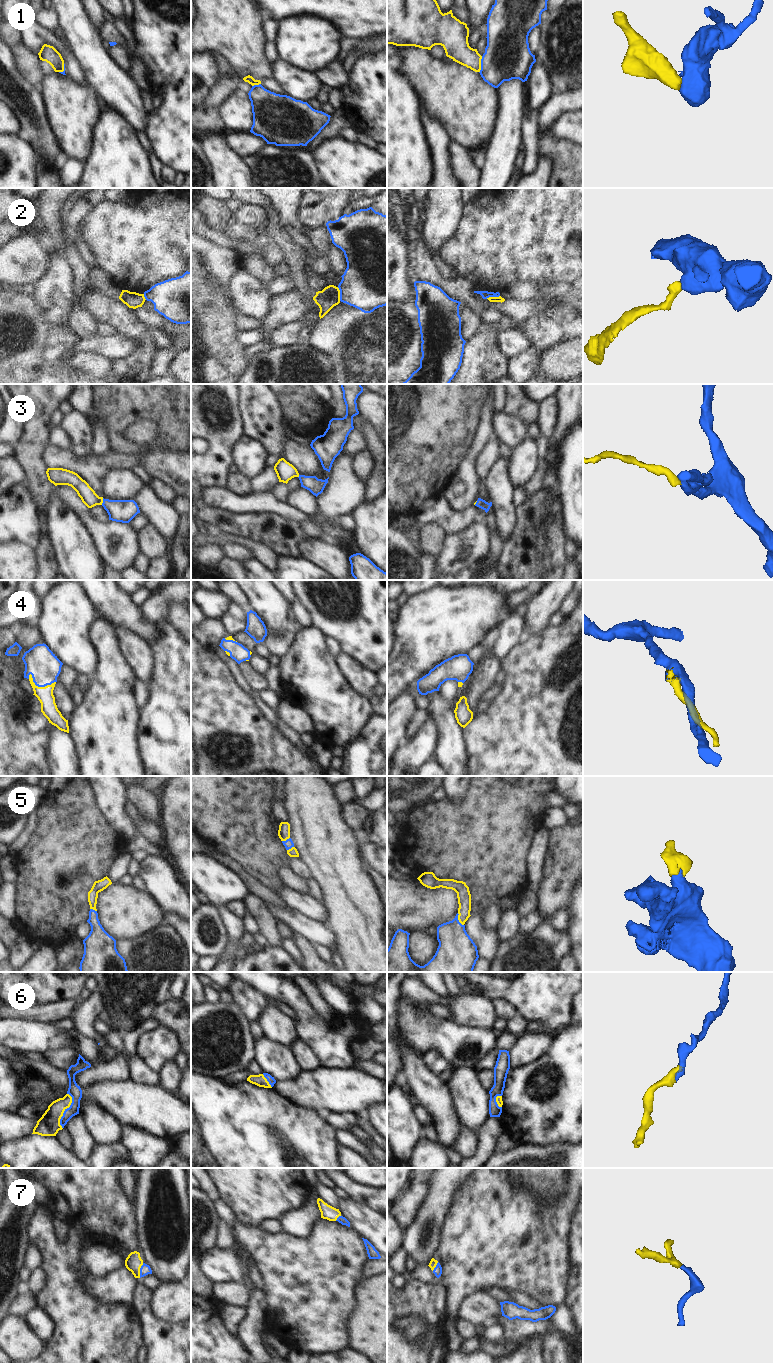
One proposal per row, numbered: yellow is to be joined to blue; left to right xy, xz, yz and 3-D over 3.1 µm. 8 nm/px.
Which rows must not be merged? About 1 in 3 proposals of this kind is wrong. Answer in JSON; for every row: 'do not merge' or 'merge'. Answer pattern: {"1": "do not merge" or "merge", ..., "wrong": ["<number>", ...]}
{"1": "do not merge", "2": "do not merge", "3": "merge", "4": "merge", "5": "merge", "6": "merge", "7": "merge", "wrong": ["1", "2"]}

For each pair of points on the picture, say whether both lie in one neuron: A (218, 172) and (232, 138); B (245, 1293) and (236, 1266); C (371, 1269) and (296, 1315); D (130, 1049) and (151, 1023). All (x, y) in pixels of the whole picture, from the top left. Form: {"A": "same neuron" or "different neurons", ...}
{"A": "different neurons", "B": "different neurons", "C": "different neurons", "D": "same neuron"}

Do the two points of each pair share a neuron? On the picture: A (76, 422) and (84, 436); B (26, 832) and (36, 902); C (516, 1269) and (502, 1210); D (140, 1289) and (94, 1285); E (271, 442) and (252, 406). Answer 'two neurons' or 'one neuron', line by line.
A: one neuron
B: two neurons
C: one neuron
D: two neurons
E: one neuron

